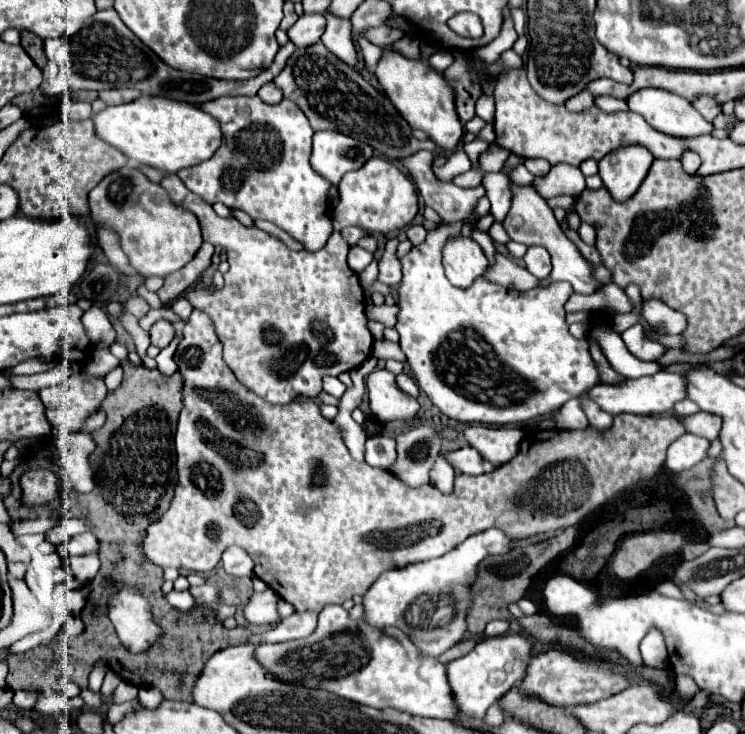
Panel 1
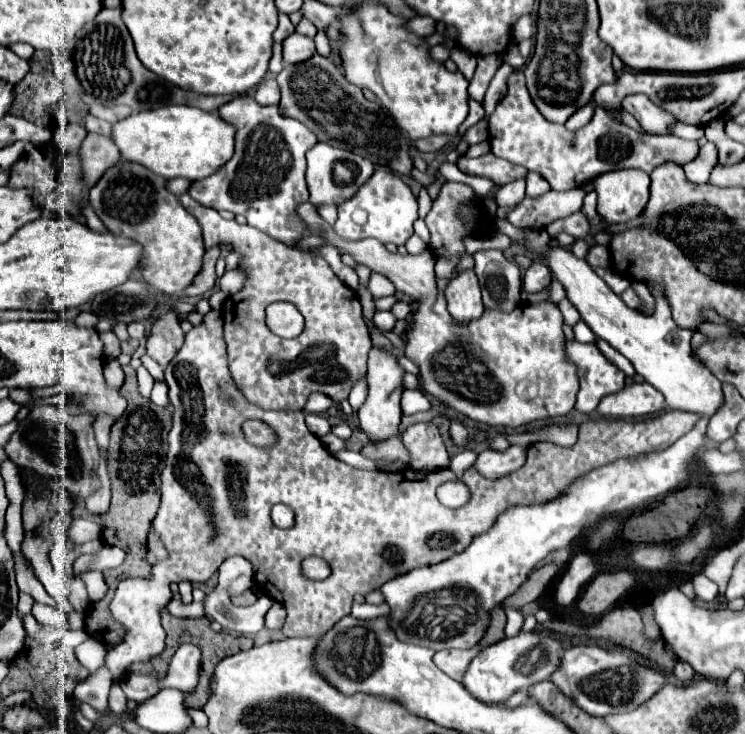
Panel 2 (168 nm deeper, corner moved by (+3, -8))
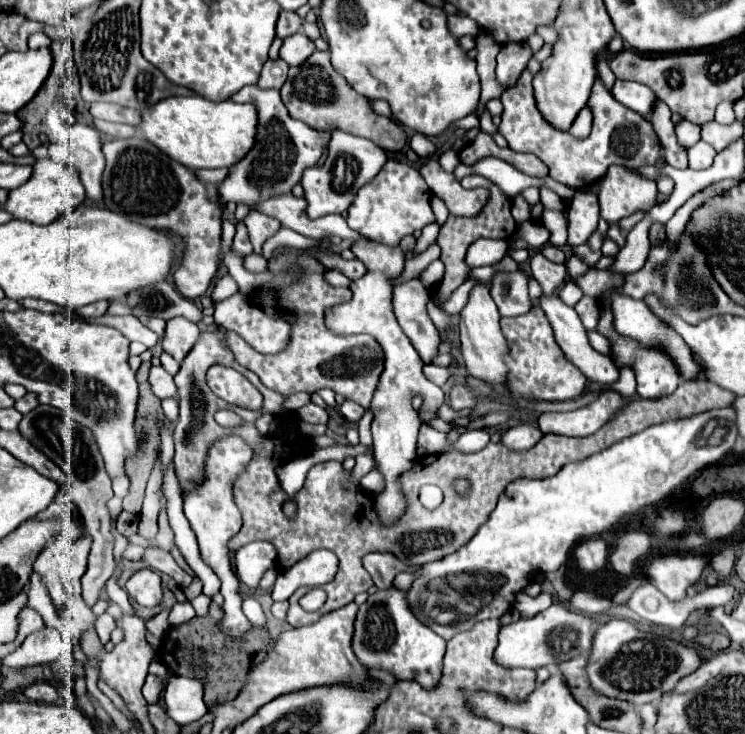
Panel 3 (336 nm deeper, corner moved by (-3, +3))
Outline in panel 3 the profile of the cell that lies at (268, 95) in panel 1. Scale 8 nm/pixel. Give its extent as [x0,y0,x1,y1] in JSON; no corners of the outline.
[258,60,288,88]

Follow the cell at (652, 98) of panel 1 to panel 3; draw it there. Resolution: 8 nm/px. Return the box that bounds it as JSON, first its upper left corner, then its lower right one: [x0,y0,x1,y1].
[612,80,658,116]

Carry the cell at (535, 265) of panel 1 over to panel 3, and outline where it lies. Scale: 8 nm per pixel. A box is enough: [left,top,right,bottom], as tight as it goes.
[530,252,566,296]

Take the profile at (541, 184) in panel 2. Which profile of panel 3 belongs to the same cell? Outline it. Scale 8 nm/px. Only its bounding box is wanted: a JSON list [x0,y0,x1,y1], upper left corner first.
[540,186,562,210]

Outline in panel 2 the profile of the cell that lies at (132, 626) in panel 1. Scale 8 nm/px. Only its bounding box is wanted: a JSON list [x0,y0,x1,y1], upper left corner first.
[106,311,700,681]

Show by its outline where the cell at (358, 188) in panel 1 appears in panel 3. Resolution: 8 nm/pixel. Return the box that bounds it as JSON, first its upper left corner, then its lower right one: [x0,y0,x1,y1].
[346,160,434,246]

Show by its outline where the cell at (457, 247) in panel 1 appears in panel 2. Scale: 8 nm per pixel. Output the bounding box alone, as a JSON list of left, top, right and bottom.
[446,271,484,323]

